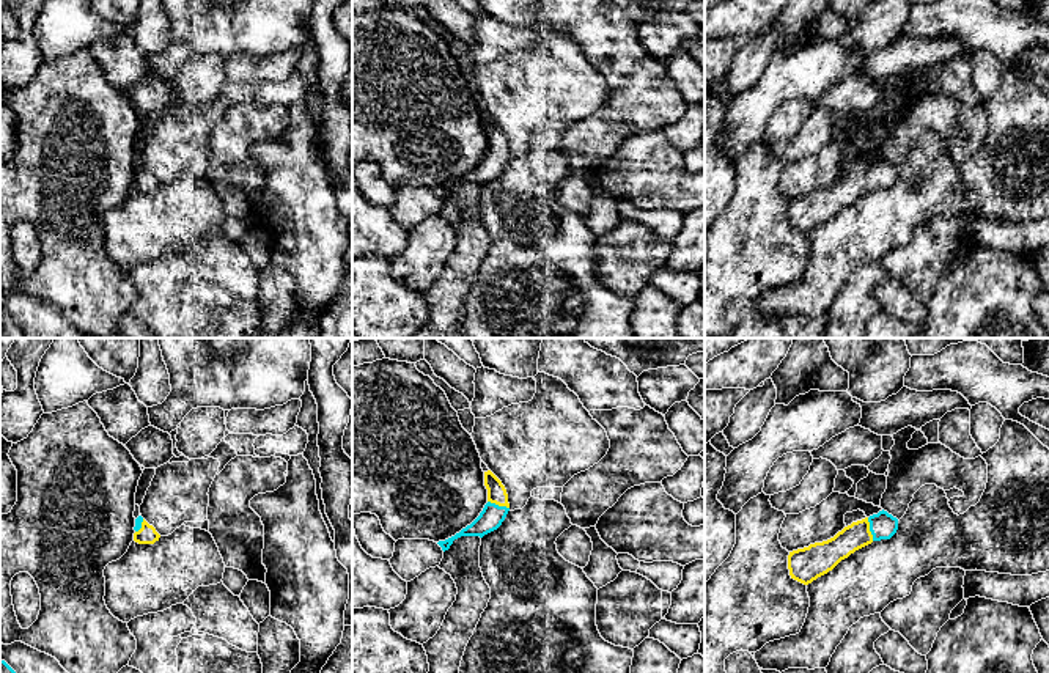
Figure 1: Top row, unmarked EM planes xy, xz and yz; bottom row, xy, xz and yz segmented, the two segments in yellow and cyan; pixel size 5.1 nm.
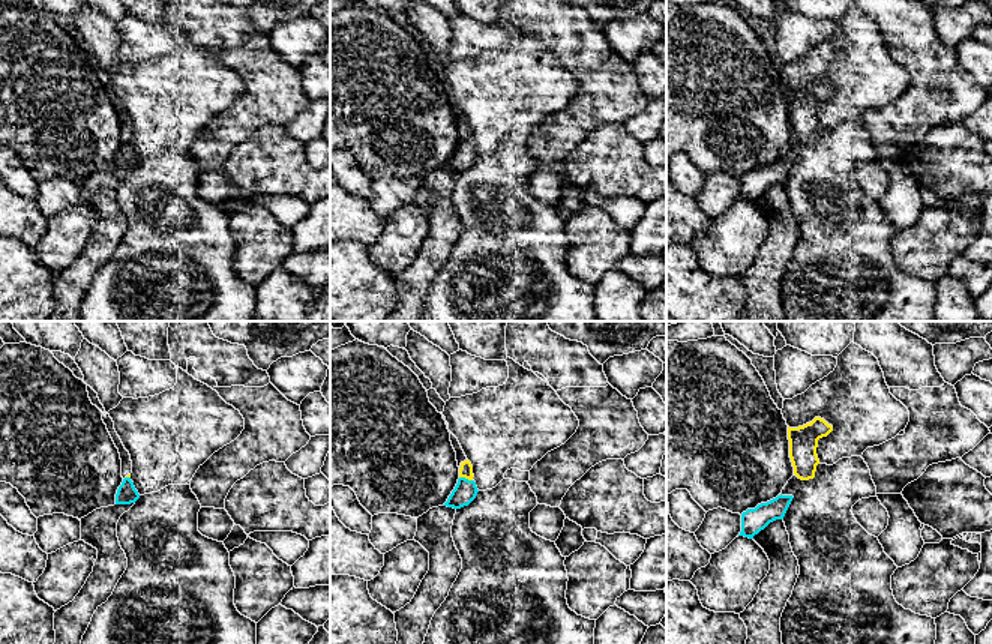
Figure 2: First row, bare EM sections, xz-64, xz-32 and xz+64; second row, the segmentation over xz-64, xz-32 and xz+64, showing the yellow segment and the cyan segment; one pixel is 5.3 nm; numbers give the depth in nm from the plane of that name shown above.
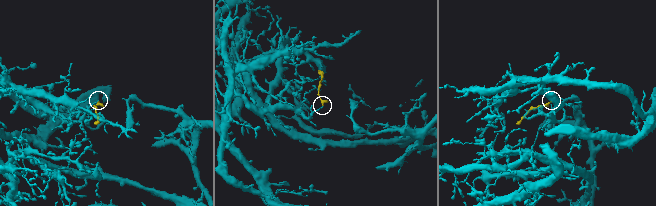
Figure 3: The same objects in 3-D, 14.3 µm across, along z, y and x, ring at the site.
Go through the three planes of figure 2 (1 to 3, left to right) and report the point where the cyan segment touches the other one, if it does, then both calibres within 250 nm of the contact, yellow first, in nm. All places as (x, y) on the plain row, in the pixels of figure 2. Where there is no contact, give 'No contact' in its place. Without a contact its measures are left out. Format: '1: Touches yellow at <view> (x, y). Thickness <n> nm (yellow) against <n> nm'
1: Touches yellow at xz-64 (128, 140). Thickness 20 nm (yellow) against 110 nm
2: Touches yellow at xz-32 (465, 141). Thickness 70 nm (yellow) against 120 nm
3: No contact

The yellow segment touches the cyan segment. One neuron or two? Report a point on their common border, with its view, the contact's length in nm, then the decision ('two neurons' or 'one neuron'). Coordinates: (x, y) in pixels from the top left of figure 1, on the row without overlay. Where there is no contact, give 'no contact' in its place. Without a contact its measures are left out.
contact yz (868, 176); length 120 nm; one neuron

